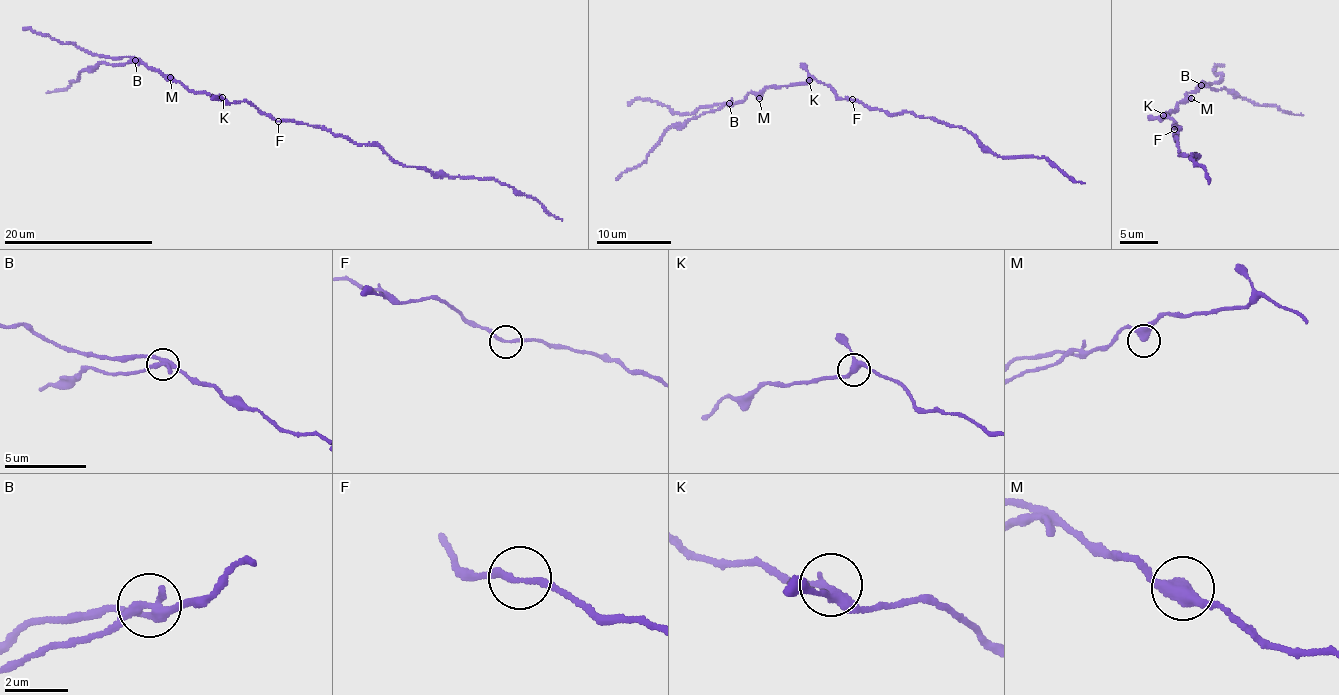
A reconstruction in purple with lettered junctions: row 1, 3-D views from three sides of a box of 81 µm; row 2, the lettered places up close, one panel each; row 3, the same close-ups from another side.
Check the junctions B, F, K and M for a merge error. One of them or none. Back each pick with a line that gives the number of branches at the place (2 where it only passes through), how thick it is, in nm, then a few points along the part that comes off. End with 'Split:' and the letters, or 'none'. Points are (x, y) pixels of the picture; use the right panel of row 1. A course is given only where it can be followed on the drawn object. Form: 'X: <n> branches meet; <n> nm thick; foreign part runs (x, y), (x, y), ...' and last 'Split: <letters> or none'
B: 3 branches meet; 280 nm thick; foreign part runs (1200, 84), (1228, 89), (1289, 114), (1303, 115)
Split: B

